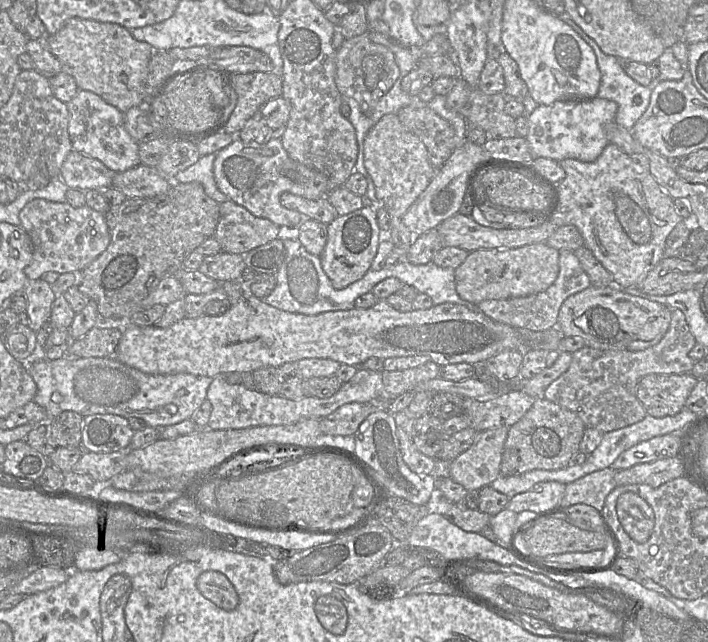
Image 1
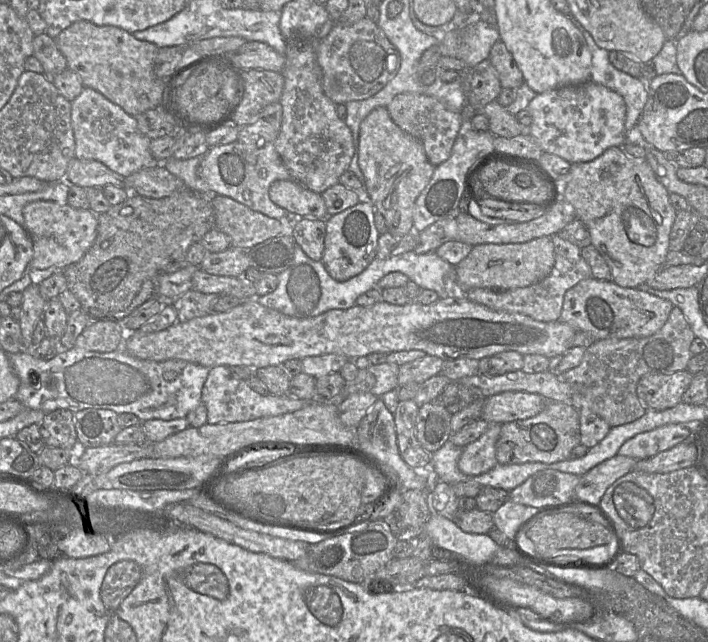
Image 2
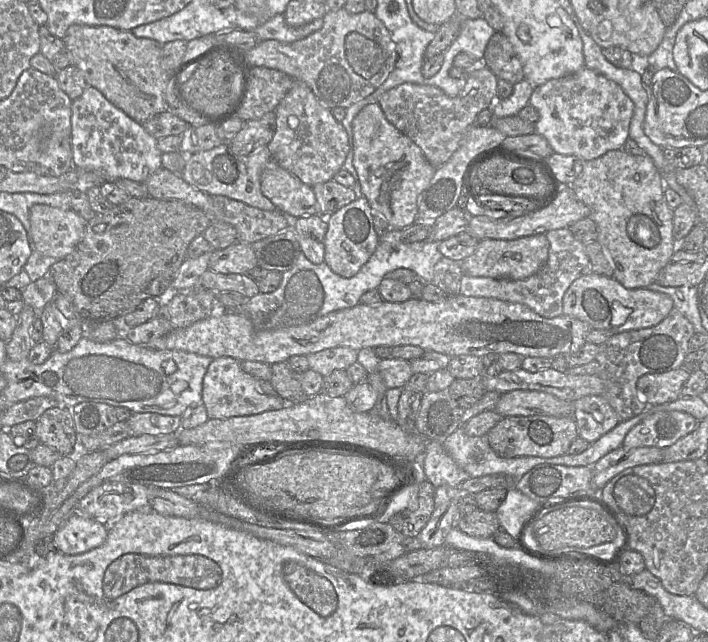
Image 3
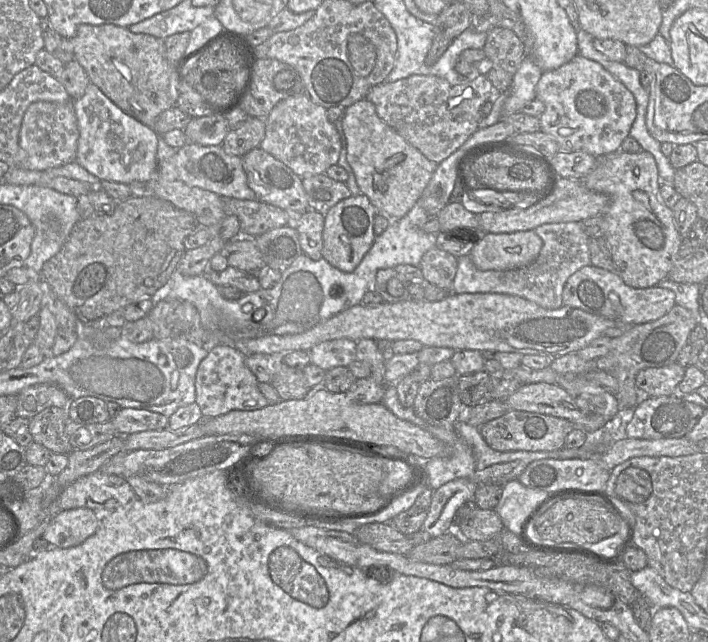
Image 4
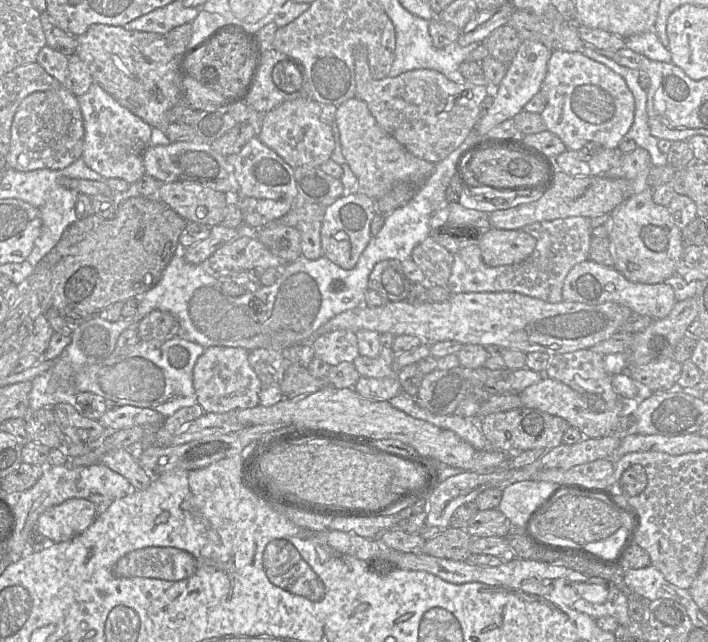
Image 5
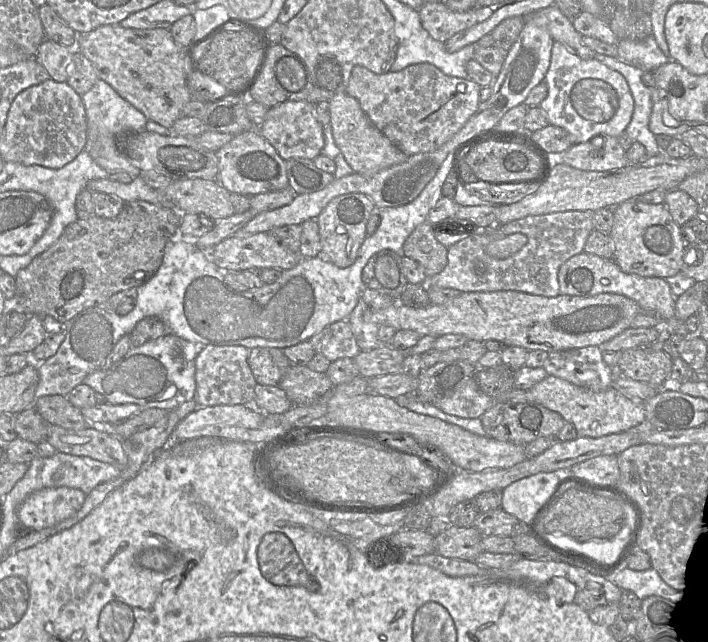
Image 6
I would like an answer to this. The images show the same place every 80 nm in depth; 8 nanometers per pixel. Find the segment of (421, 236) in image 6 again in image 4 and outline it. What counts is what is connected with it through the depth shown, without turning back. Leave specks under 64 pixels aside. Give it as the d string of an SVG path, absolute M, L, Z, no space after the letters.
M434 246L422 256L419 268L426 282L452 292L458 266L457 259L452 254Z

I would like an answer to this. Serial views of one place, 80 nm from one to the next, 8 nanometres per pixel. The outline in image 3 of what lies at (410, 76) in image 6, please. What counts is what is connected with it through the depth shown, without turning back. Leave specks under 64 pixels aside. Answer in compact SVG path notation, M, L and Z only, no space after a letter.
M481 63L473 68L463 91L456 97L446 95L433 85L403 83L382 94L378 104L388 121L416 143L425 158L438 167L457 150L467 130L475 125L477 115L493 106L497 82L497 76Z

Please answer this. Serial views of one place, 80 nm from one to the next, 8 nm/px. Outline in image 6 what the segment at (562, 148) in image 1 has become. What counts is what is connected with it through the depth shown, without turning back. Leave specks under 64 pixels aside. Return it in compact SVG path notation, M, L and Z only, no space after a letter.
M558 41L553 42L550 64L544 81L547 85L547 95L540 103L540 107L545 111L549 124L565 129L571 135L573 144L587 142L596 136L618 138L631 121L634 99L624 76L595 58L580 58Z

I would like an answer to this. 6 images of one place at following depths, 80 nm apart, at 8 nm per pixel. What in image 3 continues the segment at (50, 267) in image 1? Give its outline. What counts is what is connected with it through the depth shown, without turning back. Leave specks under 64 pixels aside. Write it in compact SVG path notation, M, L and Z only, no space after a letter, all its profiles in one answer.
M35 204L29 212L30 238L43 256L55 260L70 254L84 235L87 220L72 209Z

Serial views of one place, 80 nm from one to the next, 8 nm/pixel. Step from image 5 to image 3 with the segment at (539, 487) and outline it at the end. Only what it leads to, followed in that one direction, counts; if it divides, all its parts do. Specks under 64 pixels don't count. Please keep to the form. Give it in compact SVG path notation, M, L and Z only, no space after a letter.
M515 487L510 488L507 490L505 500L495 511L500 528L516 539L522 522L532 510L536 510L537 504Z

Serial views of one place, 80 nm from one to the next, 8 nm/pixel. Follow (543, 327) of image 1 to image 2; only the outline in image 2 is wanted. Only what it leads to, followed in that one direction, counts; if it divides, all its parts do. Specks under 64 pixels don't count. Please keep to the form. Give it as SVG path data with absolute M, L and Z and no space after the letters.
M558 234L552 235L551 240L555 263L550 274L543 280L527 287L508 290L474 288L466 292L466 298L495 311L521 313L541 322L560 320L566 291L593 275L590 266L581 255L581 248L564 240Z

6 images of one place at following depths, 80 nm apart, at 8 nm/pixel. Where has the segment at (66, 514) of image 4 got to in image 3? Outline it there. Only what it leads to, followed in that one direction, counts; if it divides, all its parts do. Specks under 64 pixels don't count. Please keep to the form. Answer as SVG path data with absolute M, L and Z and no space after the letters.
M75 512L54 533L53 544L57 551L77 555L104 544L107 534L107 525Z

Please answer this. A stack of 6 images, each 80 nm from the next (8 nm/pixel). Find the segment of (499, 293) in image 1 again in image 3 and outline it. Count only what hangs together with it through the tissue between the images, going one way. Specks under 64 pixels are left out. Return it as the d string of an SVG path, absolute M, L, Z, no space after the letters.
M534 234L513 240L483 239L460 265L463 274L473 277L522 280L539 271L546 263L548 255L549 241L545 234Z

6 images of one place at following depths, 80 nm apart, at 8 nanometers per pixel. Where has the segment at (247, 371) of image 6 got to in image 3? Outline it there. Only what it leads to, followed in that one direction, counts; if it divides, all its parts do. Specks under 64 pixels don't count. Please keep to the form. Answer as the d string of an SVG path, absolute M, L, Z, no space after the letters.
M231 357L212 359L203 378L201 399L209 419L250 416L280 410L286 405L277 395L261 394L256 389L256 379L242 371L240 362Z

